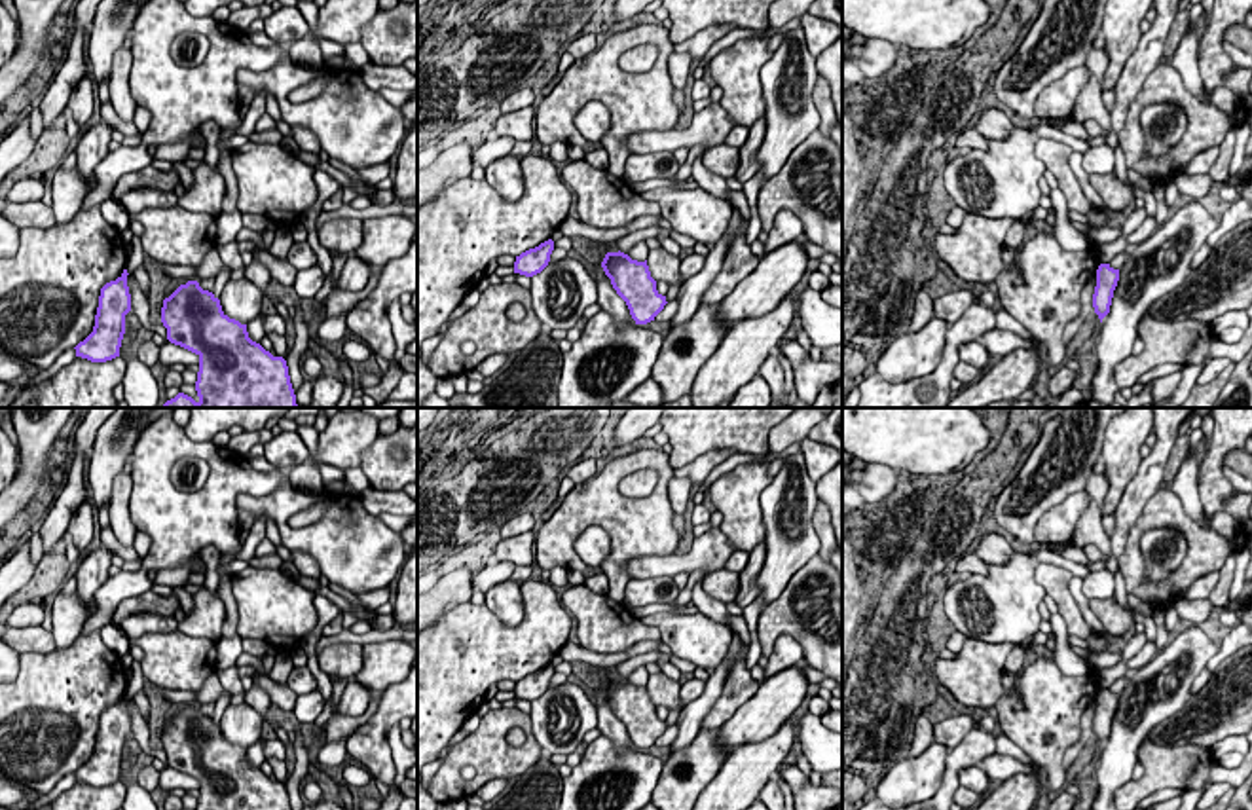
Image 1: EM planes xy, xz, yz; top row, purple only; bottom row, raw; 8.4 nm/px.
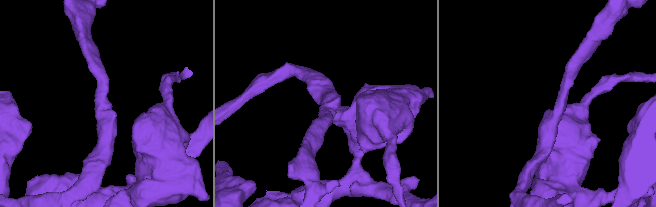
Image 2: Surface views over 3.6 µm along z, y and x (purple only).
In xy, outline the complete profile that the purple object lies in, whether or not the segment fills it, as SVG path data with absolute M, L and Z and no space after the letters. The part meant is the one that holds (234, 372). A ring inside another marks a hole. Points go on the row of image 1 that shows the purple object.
M197 281L163 300L161 322L171 343L199 357L199 400L178 393L163 408L298 408L286 360L252 341Z

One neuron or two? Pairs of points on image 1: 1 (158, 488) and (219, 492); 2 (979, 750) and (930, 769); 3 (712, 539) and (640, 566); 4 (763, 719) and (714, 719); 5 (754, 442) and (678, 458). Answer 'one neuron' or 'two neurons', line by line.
1: one neuron
2: two neurons
3: one neuron
4: two neurons
5: one neuron

